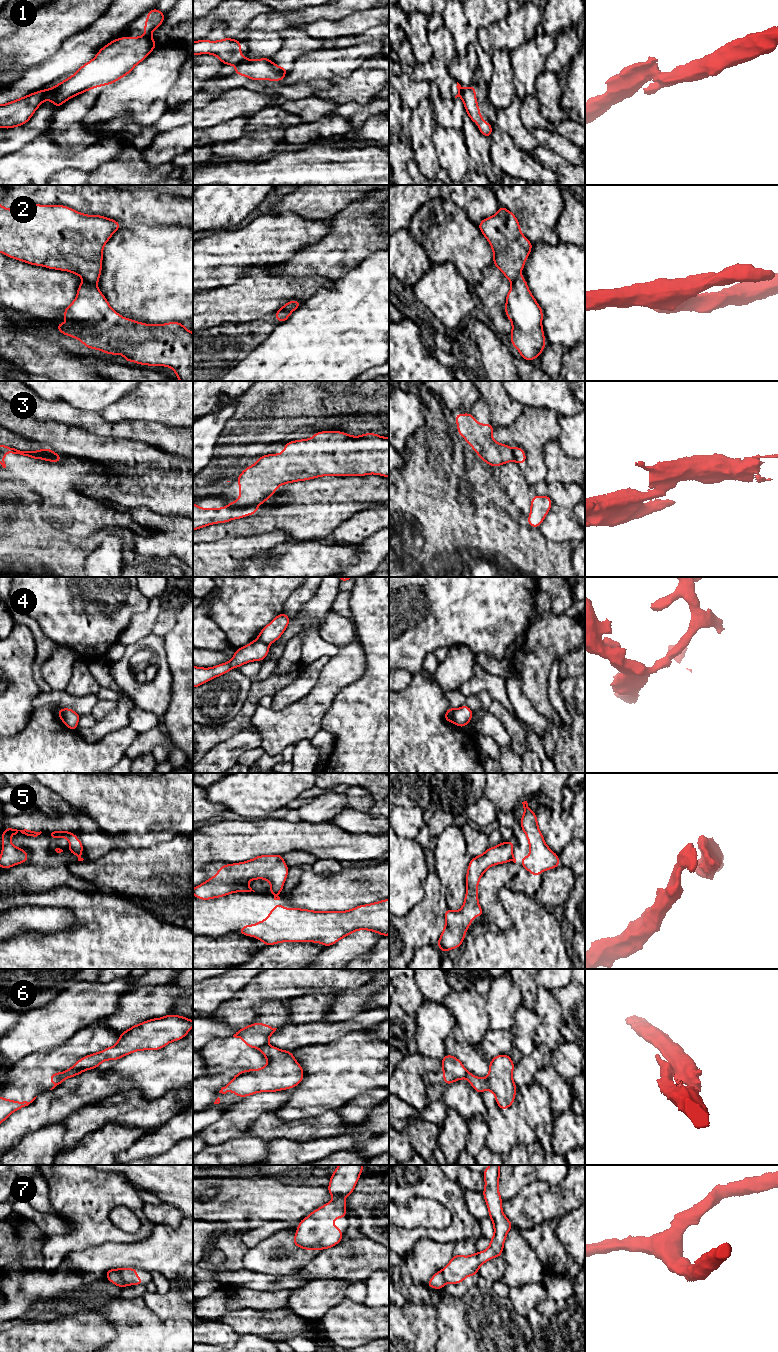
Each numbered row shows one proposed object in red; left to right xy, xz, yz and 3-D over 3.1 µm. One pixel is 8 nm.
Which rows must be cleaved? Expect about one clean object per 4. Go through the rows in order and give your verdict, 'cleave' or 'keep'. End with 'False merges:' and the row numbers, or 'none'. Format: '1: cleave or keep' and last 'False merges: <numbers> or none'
1: cleave
2: cleave
3: cleave
4: cleave
5: cleave
6: cleave
7: keep
False merges: 1, 2, 3, 4, 5, 6

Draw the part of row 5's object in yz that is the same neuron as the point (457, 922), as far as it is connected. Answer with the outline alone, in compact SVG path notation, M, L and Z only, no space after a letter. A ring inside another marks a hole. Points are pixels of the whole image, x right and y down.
M514 841L501 842L495 847L489 847L483 854L473 857L469 862L466 874L467 890L462 908L458 911L446 909L444 912L446 924L436 943L443 953L454 948L458 949L473 918L484 915L478 901L479 880L491 866L511 861L513 847Z

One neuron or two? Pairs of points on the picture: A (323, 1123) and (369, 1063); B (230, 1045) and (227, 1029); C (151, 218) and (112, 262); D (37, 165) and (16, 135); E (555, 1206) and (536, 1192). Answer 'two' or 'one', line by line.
A: two
B: two
C: two
D: two
E: one

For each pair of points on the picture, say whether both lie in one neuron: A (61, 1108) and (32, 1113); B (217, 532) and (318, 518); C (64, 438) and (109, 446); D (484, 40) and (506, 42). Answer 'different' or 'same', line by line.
A: same
B: same
C: same
D: different

